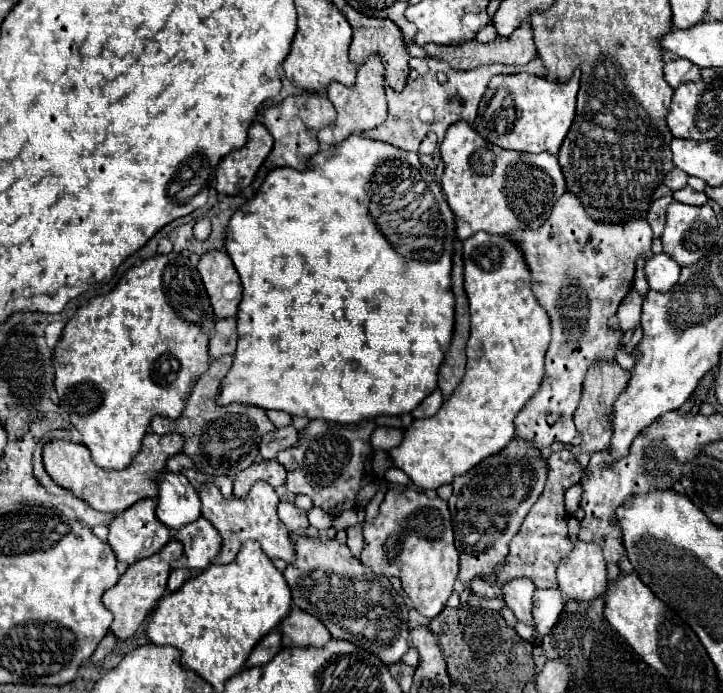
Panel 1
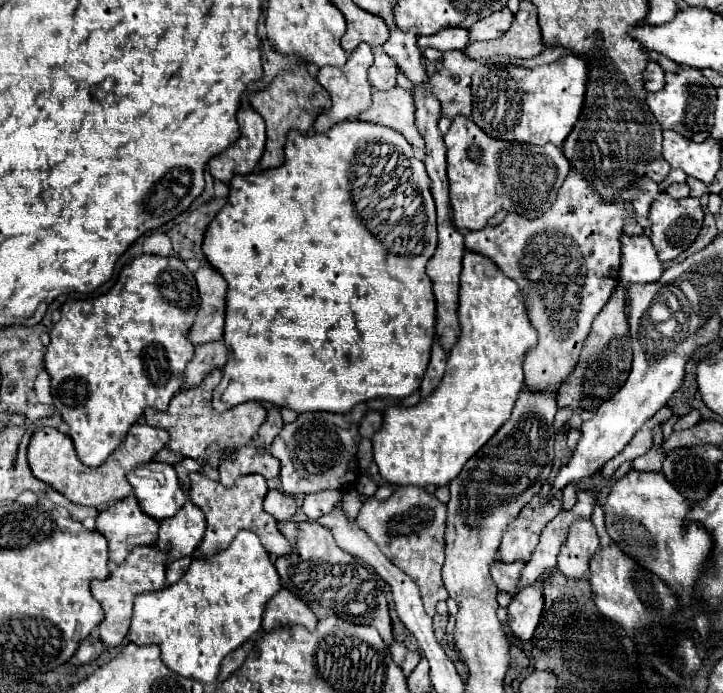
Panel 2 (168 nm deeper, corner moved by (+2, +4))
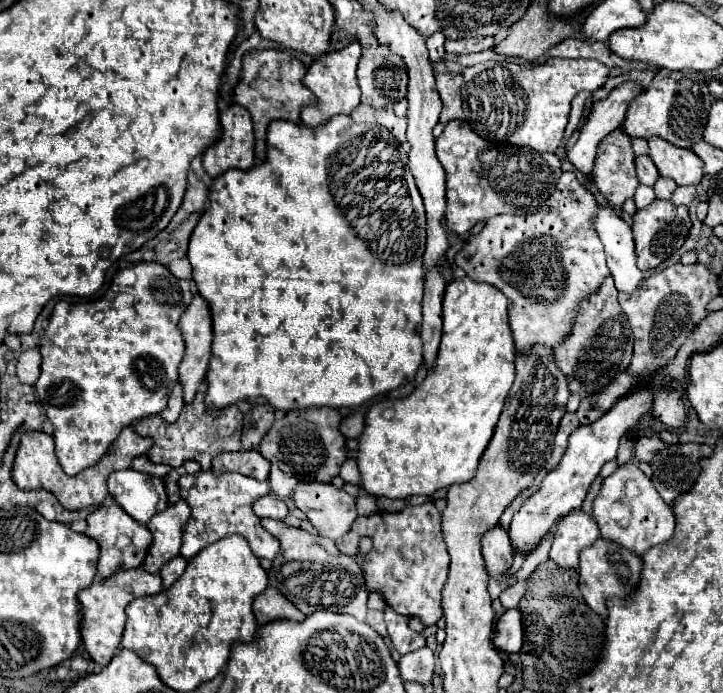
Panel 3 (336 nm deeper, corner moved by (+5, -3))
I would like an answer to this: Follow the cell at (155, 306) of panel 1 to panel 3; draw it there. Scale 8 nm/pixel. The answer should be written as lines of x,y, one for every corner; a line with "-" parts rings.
139,261
113,277
111,287
101,299
89,303
59,301
55,305
39,343
43,363
35,391
49,421
55,425
55,451
67,475
77,475
95,467
123,427
135,425
139,419
157,415
167,407
185,353
185,343
179,335
177,323
191,299
193,293
187,281
177,279
157,261

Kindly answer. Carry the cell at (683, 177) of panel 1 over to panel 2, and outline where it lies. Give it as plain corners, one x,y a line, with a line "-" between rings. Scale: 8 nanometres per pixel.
658,158
658,160
652,160
652,162
646,166
646,176
650,176
650,178
658,184
658,182
662,182
662,180
666,178
668,170
670,170
670,166
668,166
662,158

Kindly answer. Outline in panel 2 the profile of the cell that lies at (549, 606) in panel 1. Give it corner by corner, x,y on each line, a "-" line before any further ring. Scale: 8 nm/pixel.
528,586
512,598
508,606
508,626
516,638
520,640
532,638
542,616
542,606
544,598
538,586

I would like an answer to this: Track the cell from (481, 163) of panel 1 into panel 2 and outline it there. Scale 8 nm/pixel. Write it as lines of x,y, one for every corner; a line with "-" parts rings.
466,116
452,120
444,144
448,148
450,204
458,230
480,230
498,210
516,212
524,218
542,216
556,200
556,192
570,170
570,162
558,146
494,140

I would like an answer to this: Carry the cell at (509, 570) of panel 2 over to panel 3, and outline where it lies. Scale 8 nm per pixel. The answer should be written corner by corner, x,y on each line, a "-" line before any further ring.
499,525
487,535
483,535
483,557
489,577
493,577
499,583
507,583
513,579
509,573
513,567
513,545
509,541
507,531
503,531

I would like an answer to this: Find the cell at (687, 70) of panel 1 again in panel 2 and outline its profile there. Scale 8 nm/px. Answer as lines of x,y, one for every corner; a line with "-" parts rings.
648,62
642,80
648,92
658,92
664,86
664,70
658,66
658,62

